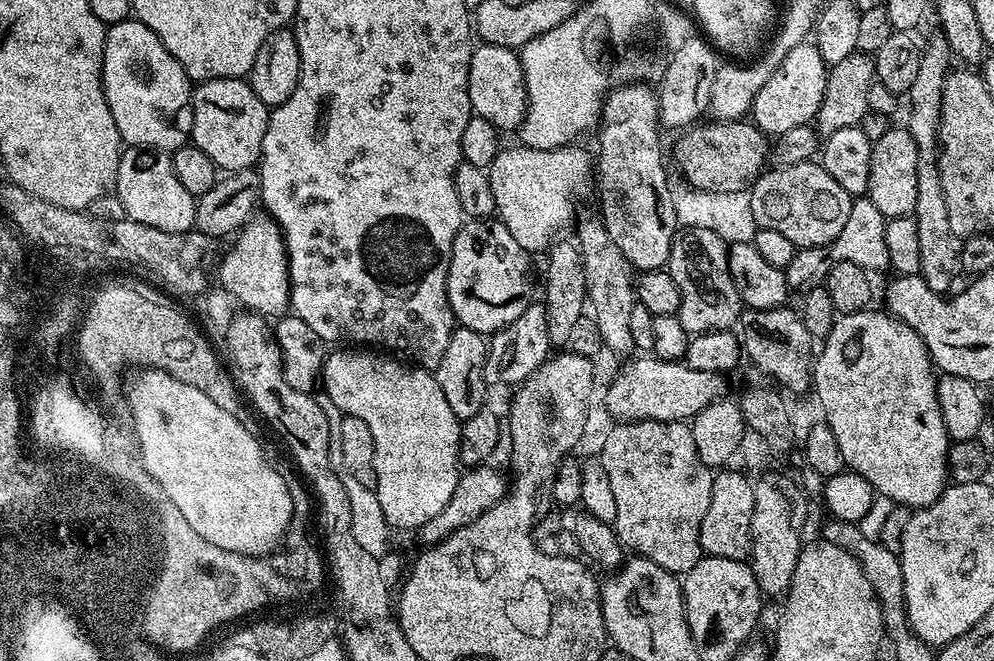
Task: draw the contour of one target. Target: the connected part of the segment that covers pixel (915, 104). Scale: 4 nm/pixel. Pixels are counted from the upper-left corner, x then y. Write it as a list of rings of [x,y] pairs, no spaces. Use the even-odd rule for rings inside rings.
[[[936,30],[928,41],[923,41],[918,74],[906,93],[908,100],[906,127],[910,138],[914,138],[914,146],[918,146],[918,202],[914,202],[912,211],[918,226],[918,262],[920,263],[918,274],[924,279],[926,286],[930,286],[930,290],[941,294],[953,291],[952,283],[956,280],[956,271],[960,272],[962,268],[962,248],[954,230],[950,230],[950,213],[946,210],[946,194],[942,191],[942,174],[938,174],[942,90],[953,64],[952,47],[948,45],[948,39],[945,38],[943,31]]]

